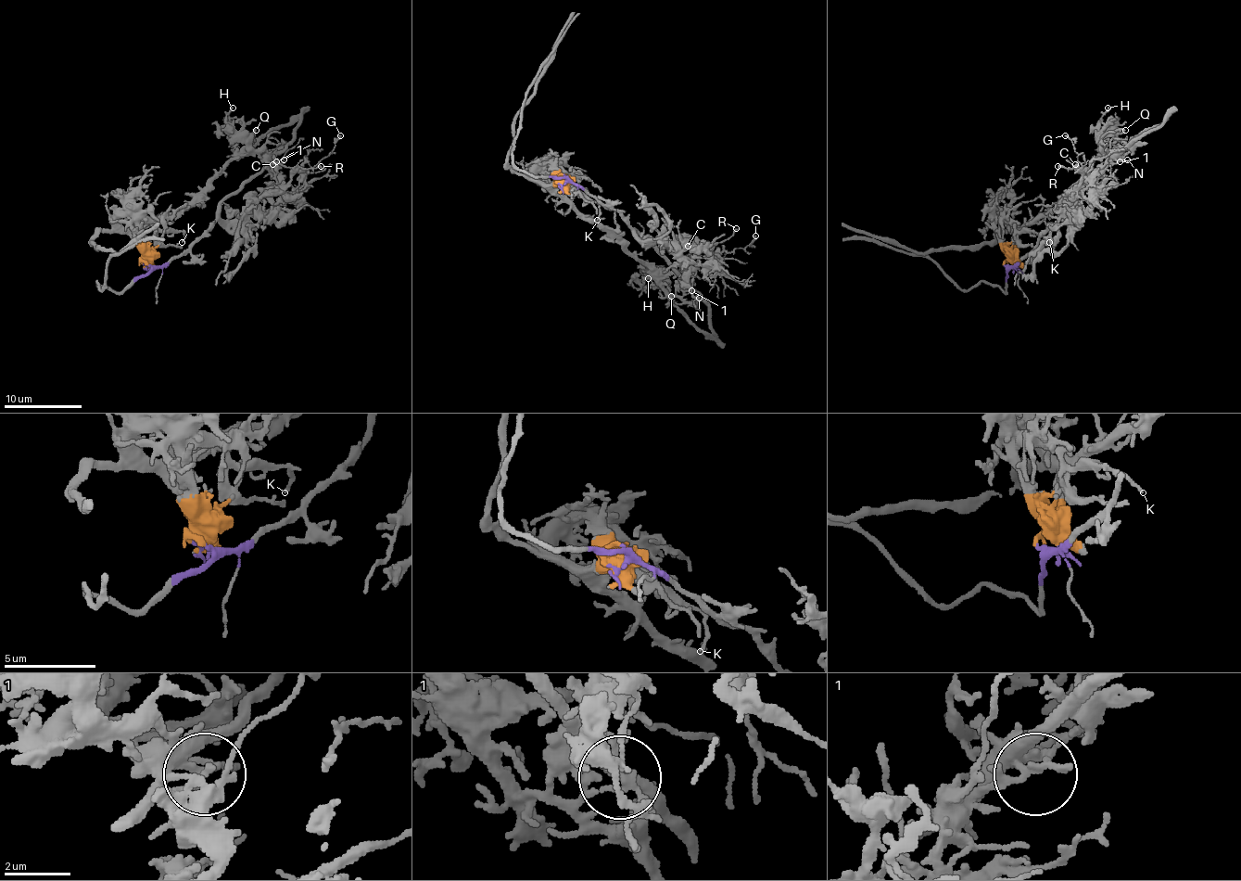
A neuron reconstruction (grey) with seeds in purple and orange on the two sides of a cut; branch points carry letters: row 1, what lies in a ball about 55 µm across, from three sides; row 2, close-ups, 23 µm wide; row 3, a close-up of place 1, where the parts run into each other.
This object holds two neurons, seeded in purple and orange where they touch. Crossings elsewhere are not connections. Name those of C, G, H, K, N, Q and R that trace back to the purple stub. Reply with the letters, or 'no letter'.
C, G, N, R

